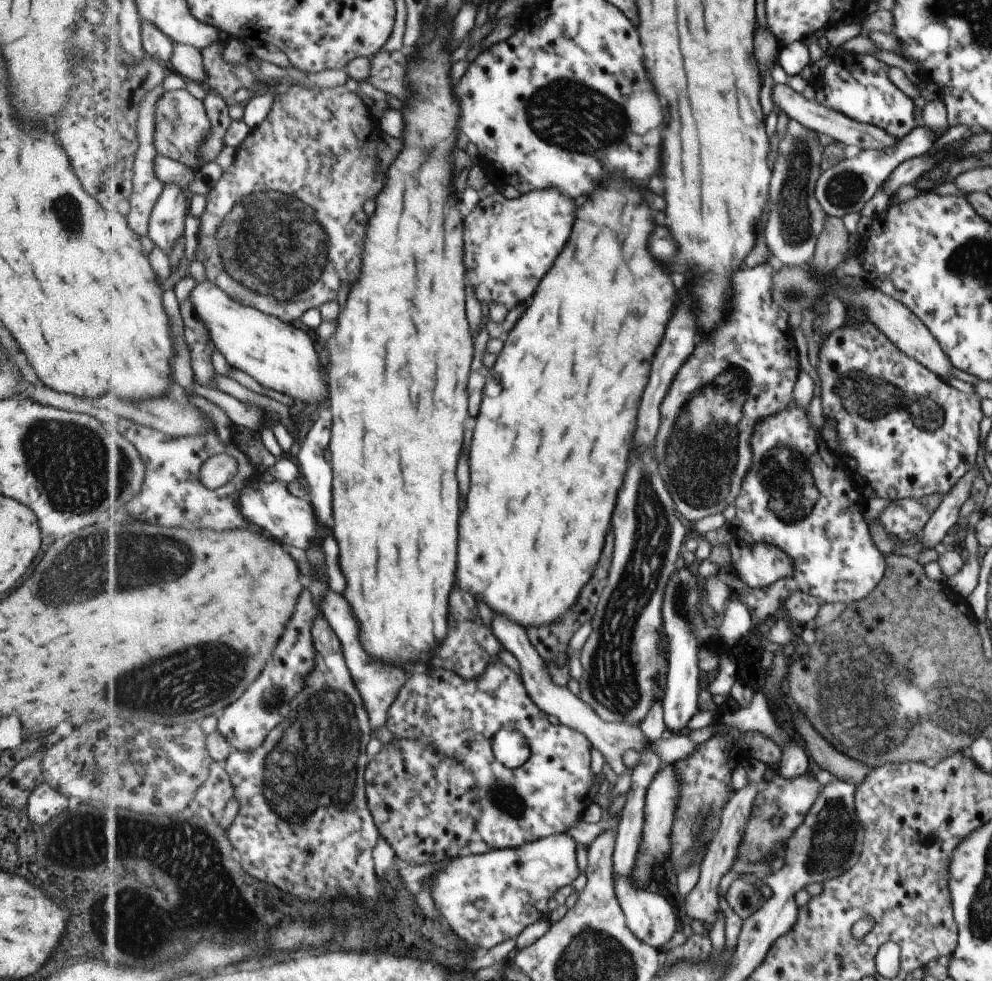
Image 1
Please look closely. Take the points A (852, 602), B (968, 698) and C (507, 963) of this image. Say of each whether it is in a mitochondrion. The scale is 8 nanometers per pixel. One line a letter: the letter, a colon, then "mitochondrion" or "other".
A: other
B: mitochondrion
C: other

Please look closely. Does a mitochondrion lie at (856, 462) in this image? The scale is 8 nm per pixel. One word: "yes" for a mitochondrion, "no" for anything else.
no

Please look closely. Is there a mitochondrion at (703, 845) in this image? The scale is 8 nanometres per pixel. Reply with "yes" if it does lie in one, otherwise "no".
no

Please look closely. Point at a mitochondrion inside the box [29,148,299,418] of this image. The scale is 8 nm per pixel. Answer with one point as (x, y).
(66, 209)

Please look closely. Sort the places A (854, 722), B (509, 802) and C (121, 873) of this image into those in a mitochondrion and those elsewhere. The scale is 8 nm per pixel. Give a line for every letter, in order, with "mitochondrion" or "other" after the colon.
A: mitochondrion
B: mitochondrion
C: other

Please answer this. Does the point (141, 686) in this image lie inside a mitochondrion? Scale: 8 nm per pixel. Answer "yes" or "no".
yes

